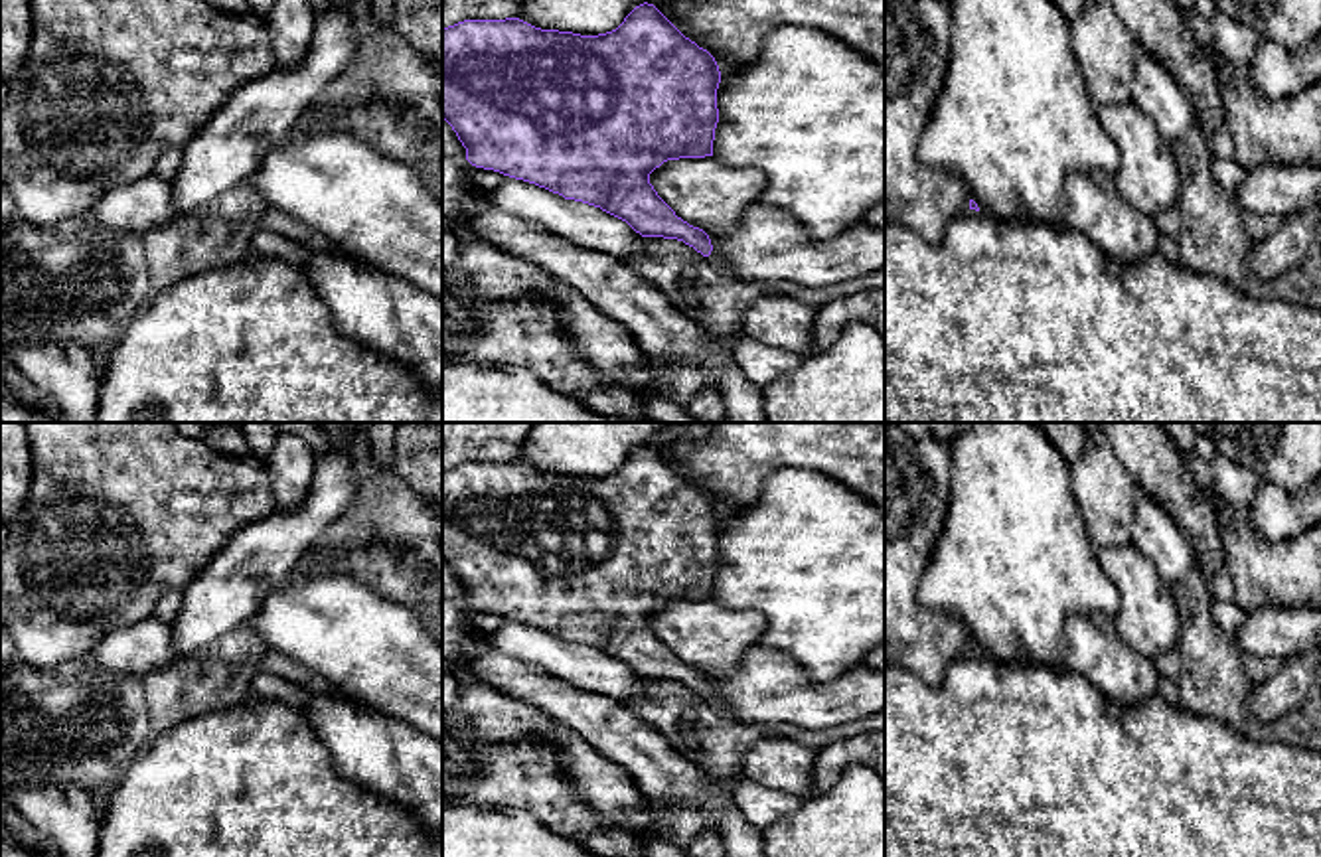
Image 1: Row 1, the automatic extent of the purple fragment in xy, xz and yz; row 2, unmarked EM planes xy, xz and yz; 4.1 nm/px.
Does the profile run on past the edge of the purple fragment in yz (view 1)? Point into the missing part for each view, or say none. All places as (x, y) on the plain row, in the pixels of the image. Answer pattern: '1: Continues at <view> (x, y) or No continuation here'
1: No continuation here

